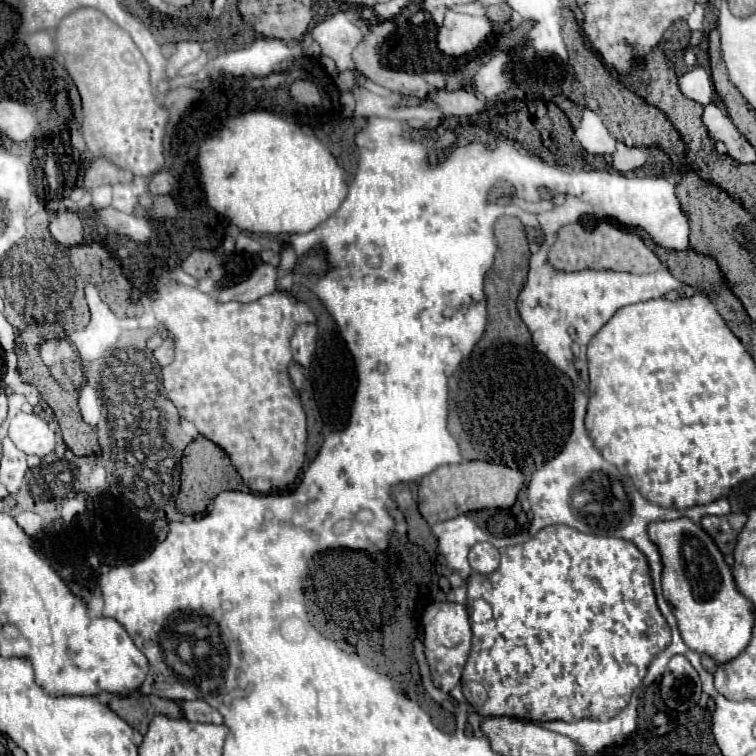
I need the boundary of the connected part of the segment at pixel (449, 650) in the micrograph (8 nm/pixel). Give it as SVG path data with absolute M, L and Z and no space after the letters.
M436 601L422 615L422 623L424 623L426 659L432 671L434 685L436 687L456 687L460 683L460 675L466 665L466 657L470 653L470 641L472 641L468 607L462 603Z

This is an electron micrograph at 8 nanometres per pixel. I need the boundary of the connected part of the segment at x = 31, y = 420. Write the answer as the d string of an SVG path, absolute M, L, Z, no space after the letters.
M18 413L8 427L12 443L26 455L50 455L56 445L56 435L52 427L34 413Z

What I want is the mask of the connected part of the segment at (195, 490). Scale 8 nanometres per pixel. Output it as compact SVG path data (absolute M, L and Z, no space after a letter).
M198 435L184 449L184 457L182 457L182 485L180 485L180 493L176 497L176 509L180 513L200 515L200 513L204 513L208 509L210 501L222 489L242 489L242 491L248 491L248 487L244 485L244 481L238 475L236 467L230 463L230 457L216 443L212 443L204 435Z

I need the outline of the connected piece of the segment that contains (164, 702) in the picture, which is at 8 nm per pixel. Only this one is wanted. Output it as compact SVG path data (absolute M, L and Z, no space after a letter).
M128 695L128 697L114 697L108 707L120 715L132 729L140 731L142 735L148 729L148 723L154 715L162 713L166 717L182 717L182 709L176 701L156 697L156 695Z

